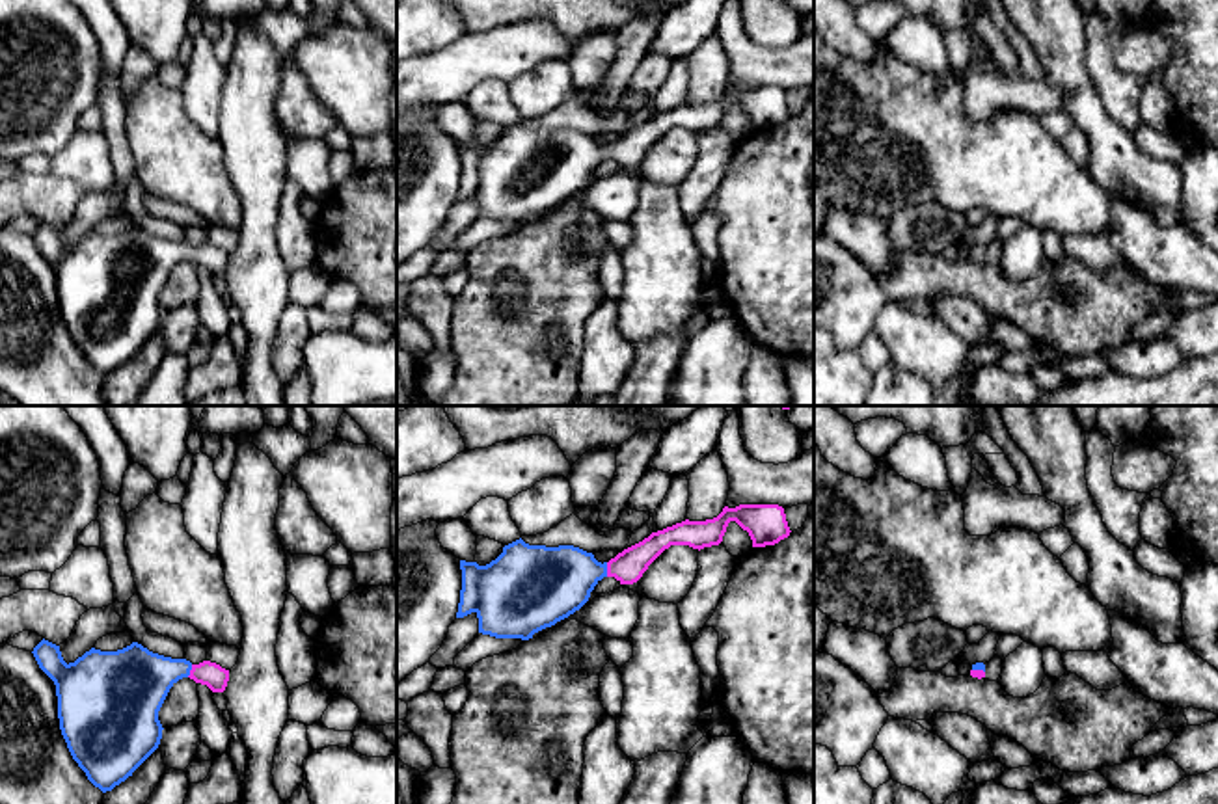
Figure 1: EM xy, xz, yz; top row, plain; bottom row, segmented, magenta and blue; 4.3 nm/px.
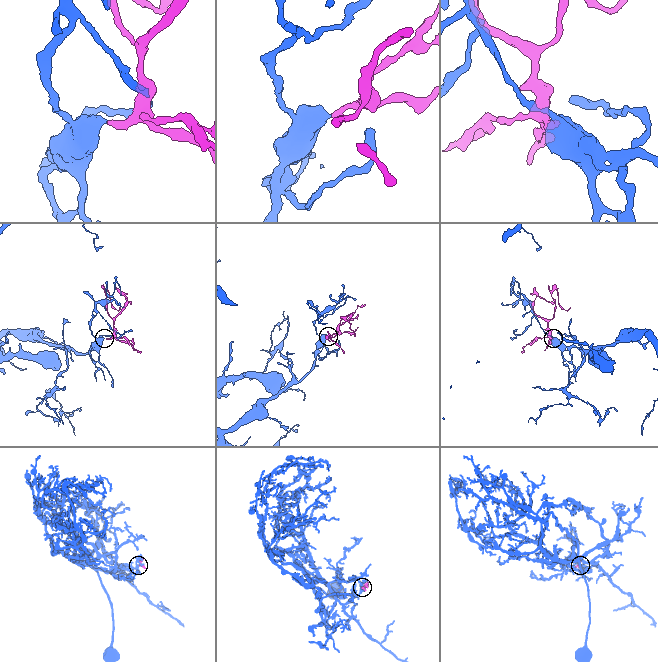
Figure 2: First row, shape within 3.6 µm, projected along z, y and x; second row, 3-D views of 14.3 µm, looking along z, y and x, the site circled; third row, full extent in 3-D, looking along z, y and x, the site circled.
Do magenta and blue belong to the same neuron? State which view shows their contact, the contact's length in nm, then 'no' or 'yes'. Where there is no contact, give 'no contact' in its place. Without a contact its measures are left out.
meets magenta in xz; contact 60 nm long; yes

